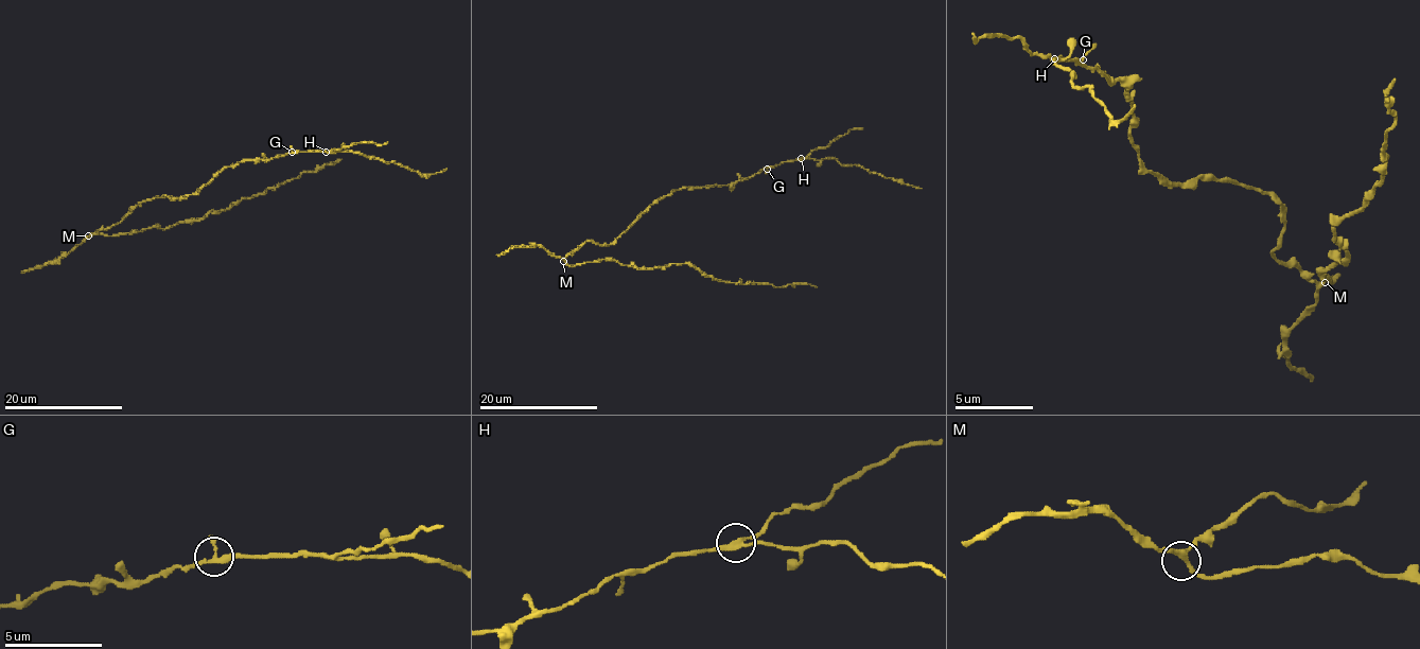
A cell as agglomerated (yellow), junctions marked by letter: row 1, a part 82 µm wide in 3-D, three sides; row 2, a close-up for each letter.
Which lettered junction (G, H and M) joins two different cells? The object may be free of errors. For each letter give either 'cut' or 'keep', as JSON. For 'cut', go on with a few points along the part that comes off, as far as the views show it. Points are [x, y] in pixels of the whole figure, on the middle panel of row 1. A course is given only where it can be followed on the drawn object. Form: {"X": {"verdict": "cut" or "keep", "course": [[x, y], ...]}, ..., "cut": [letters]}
{"G": {"verdict": "keep"}, "H": {"verdict": "cut", "course": [[801, 159], [813, 150], [824, 148], [851, 129], [862, 127]]}, "M": {"verdict": "keep"}, "cut": ["H"]}

